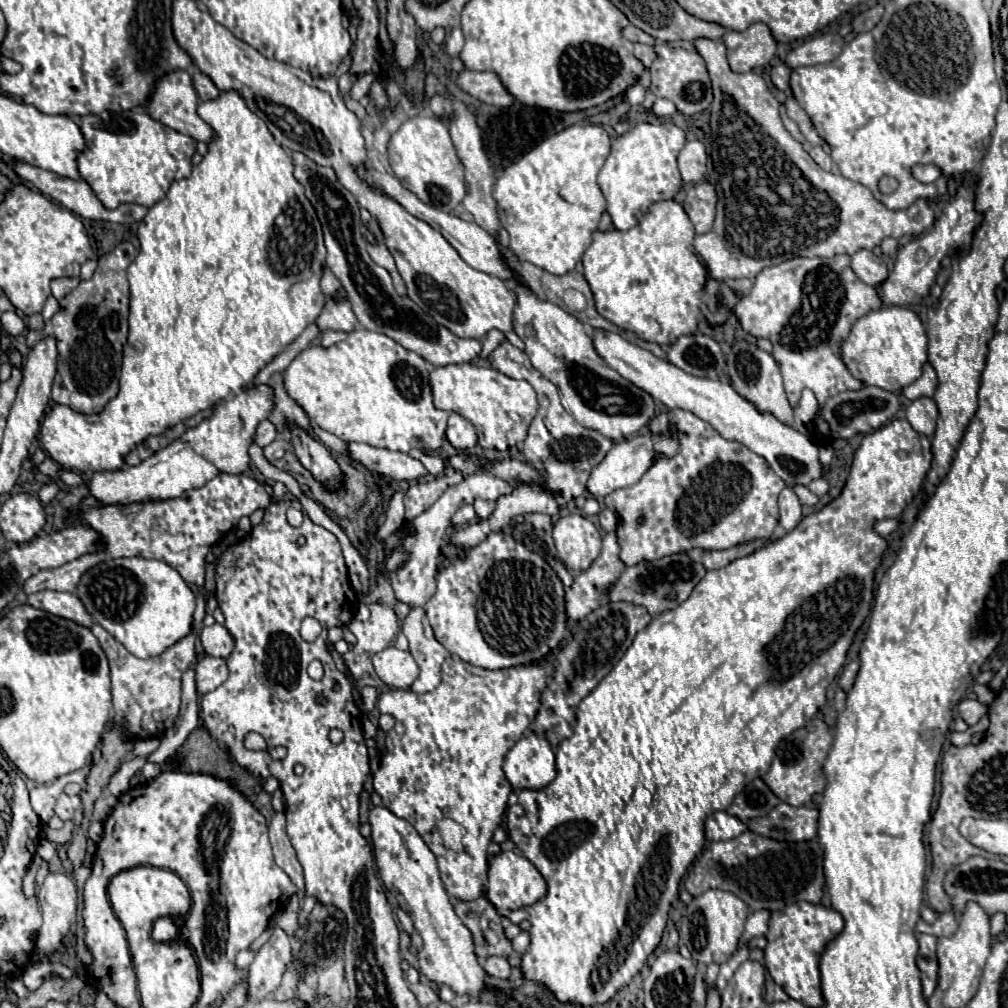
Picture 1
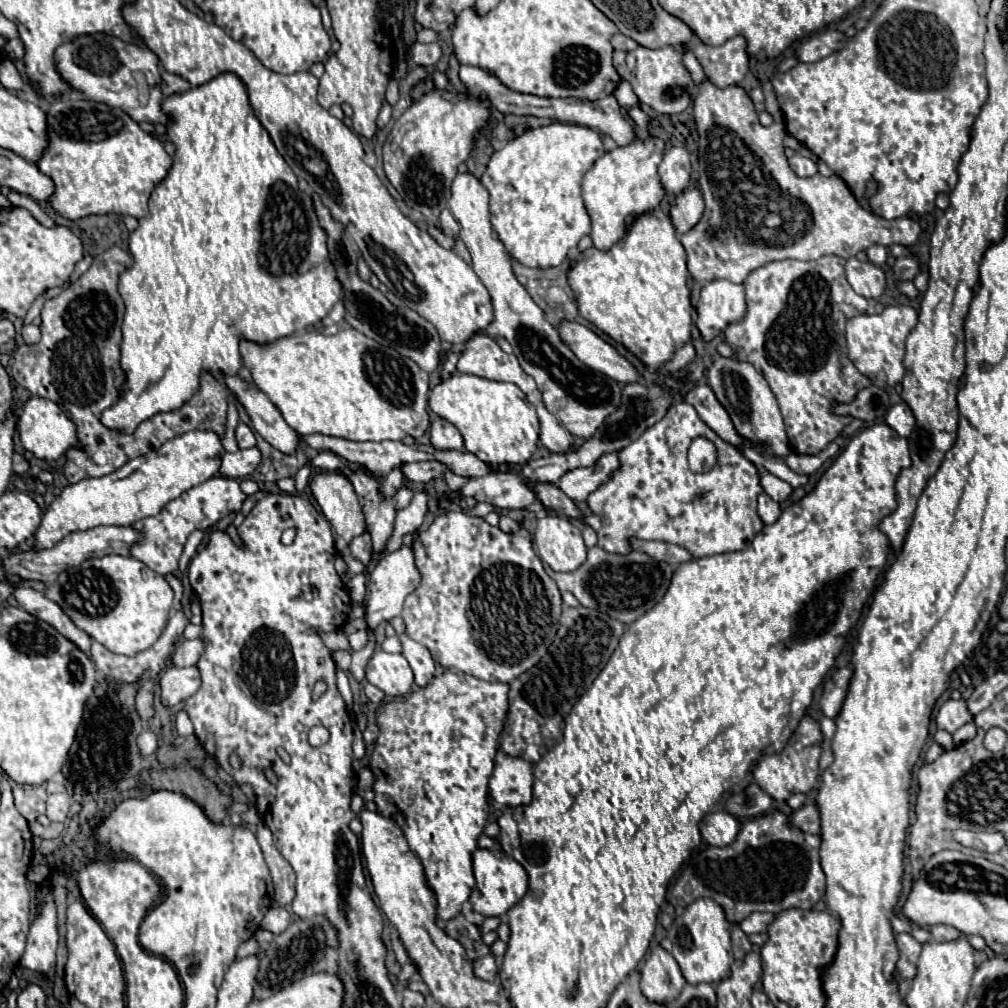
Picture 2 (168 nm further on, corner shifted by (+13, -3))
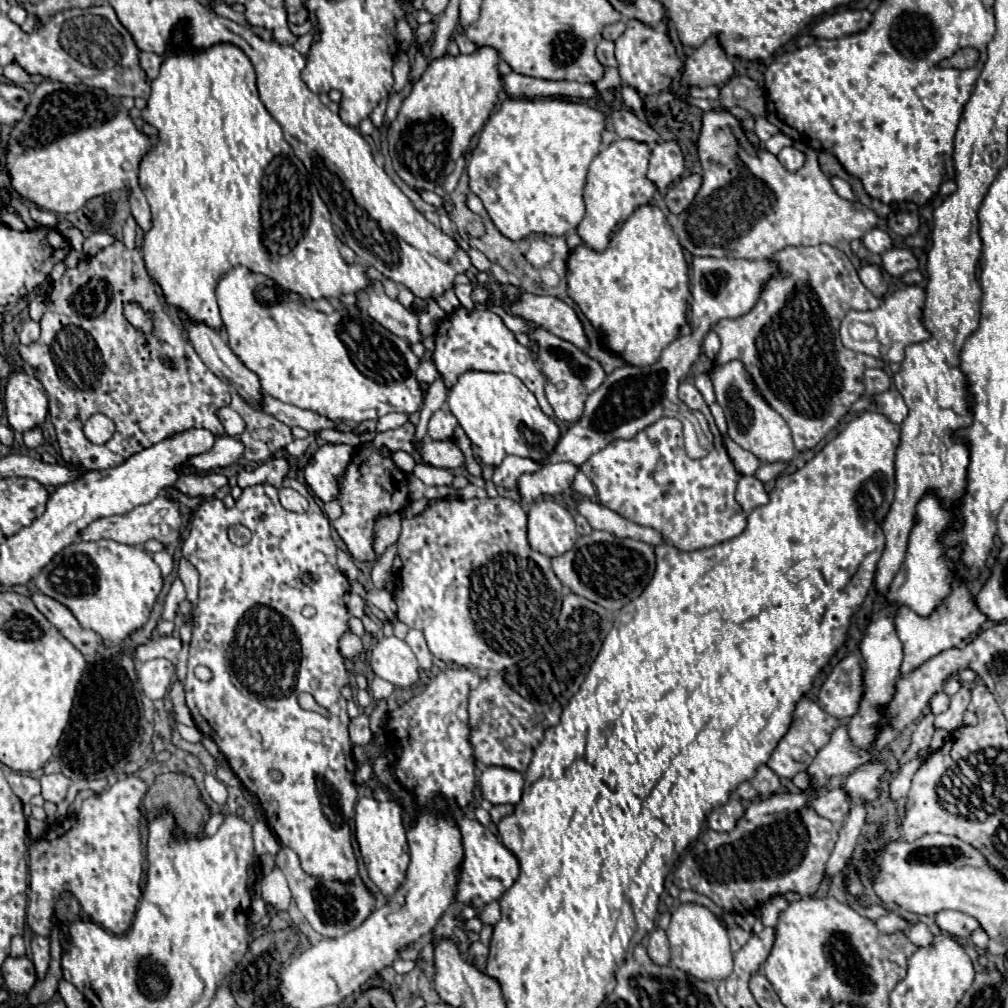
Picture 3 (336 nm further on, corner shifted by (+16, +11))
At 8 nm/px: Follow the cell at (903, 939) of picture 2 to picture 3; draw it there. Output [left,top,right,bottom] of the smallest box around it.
[876,913,908,933]

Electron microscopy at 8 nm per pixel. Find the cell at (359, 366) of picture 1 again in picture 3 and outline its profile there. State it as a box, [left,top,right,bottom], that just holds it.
[216,267,424,423]

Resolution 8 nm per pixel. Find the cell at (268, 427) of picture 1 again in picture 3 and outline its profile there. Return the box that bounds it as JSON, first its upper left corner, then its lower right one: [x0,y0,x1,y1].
[218,407,246,437]

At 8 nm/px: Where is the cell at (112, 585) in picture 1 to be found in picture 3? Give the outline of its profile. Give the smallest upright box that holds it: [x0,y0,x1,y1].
[36,539,162,645]

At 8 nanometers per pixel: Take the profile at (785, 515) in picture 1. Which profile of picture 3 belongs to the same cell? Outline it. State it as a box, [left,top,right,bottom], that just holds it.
[736,477,768,513]

